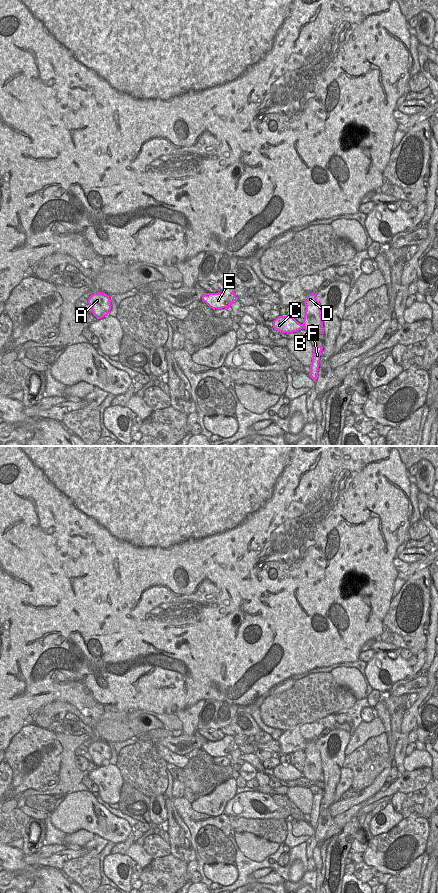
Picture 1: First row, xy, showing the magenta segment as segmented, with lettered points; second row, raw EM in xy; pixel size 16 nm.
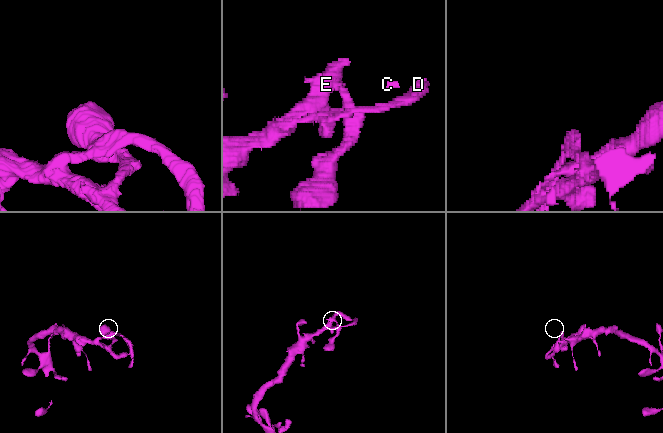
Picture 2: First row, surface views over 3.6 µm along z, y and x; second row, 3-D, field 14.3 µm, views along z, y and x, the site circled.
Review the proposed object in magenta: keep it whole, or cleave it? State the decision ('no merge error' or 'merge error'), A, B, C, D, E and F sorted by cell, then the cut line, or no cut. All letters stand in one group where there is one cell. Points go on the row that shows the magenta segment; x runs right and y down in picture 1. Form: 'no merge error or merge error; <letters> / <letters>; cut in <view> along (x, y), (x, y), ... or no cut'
no merge error; A B C D E F; no cut

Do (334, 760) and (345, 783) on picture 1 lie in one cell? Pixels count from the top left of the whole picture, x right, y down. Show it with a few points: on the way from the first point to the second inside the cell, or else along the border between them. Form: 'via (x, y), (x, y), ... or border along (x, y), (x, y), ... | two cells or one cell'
border along (342, 766), (334, 796) | two cells

